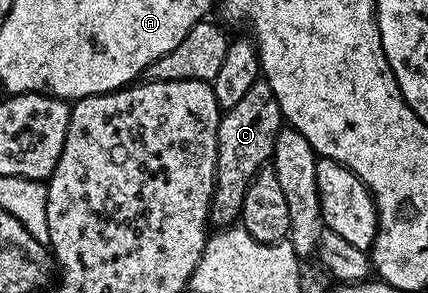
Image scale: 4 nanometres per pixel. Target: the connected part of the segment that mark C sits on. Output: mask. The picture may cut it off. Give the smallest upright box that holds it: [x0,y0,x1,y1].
[209,79,284,227]

